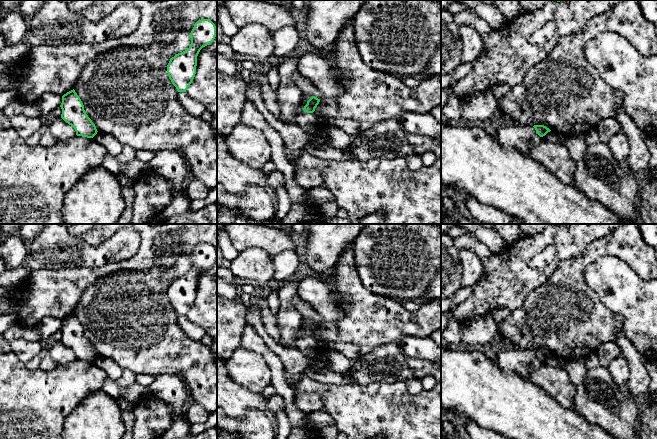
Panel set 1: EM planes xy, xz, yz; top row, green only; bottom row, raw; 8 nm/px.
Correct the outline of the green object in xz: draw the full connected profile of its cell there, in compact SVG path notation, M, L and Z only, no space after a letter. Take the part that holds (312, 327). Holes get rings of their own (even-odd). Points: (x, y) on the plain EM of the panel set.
M312 320L308 325L307 328L304 330L303 334L307 337L313 337L315 335L315 332L319 328L320 323L318 323L315 320Z

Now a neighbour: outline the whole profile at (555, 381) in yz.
M542 363L537 369L530 366L527 374L527 380L543 388L562 407L574 409L576 386L564 367L551 367Z

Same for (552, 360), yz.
M552 354L548 356L545 360L543 360L542 363L551 367L561 366L560 358Z

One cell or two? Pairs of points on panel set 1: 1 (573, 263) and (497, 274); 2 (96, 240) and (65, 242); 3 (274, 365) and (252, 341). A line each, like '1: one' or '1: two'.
1: two
2: two
3: one

